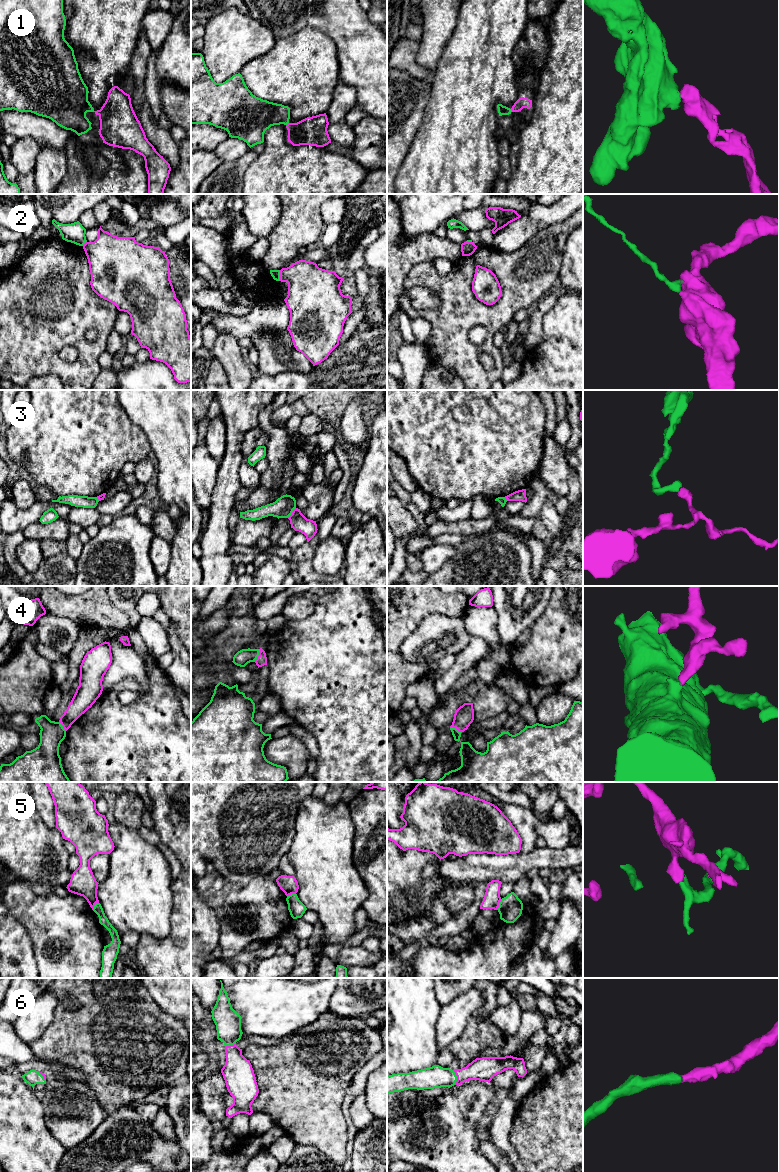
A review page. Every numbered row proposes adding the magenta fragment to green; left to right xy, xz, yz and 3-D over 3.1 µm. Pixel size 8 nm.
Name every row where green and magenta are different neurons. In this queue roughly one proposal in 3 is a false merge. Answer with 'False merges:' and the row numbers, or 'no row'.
False merges: 2, 3, 5

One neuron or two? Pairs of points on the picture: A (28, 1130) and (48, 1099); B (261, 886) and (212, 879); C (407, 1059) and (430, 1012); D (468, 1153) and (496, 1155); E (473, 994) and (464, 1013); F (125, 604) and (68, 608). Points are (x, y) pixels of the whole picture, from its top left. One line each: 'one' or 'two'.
A: two
B: one
C: one
D: two
E: one
F: two

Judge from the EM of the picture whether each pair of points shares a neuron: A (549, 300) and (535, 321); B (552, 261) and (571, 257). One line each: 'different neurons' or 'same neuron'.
A: same neuron
B: different neurons

